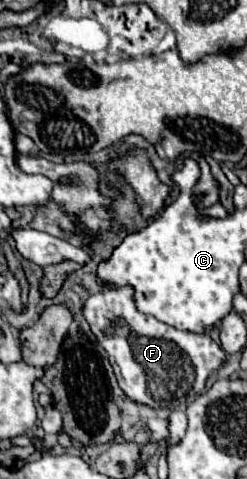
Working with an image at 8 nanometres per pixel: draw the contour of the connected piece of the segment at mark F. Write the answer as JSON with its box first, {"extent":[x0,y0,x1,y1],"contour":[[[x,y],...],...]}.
{"extent":[84,287,226,409],"contour":[[[118,287],[118,289],[104,289],[92,297],[86,299],[84,303],[84,317],[96,335],[96,341],[104,347],[108,353],[108,361],[118,377],[118,385],[124,391],[124,395],[138,405],[148,405],[152,409],[176,409],[182,403],[194,401],[206,387],[206,379],[210,373],[220,369],[220,365],[226,359],[226,353],[222,347],[212,341],[210,335],[204,333],[190,333],[190,331],[178,331],[176,327],[170,327],[152,315],[140,313],[134,307],[134,291],[130,287]]]}

